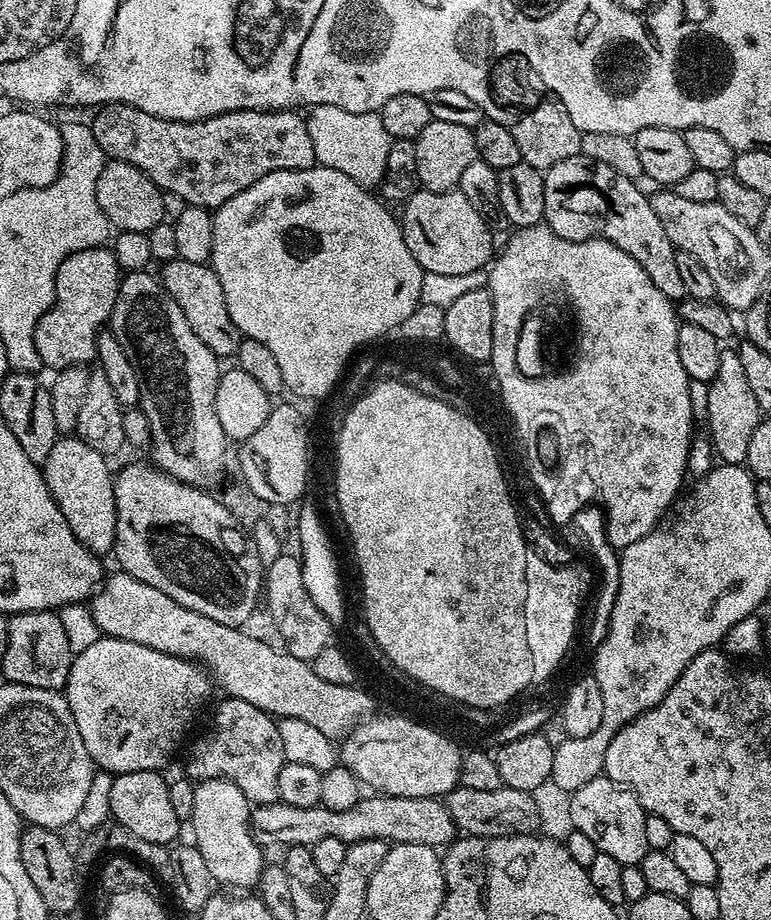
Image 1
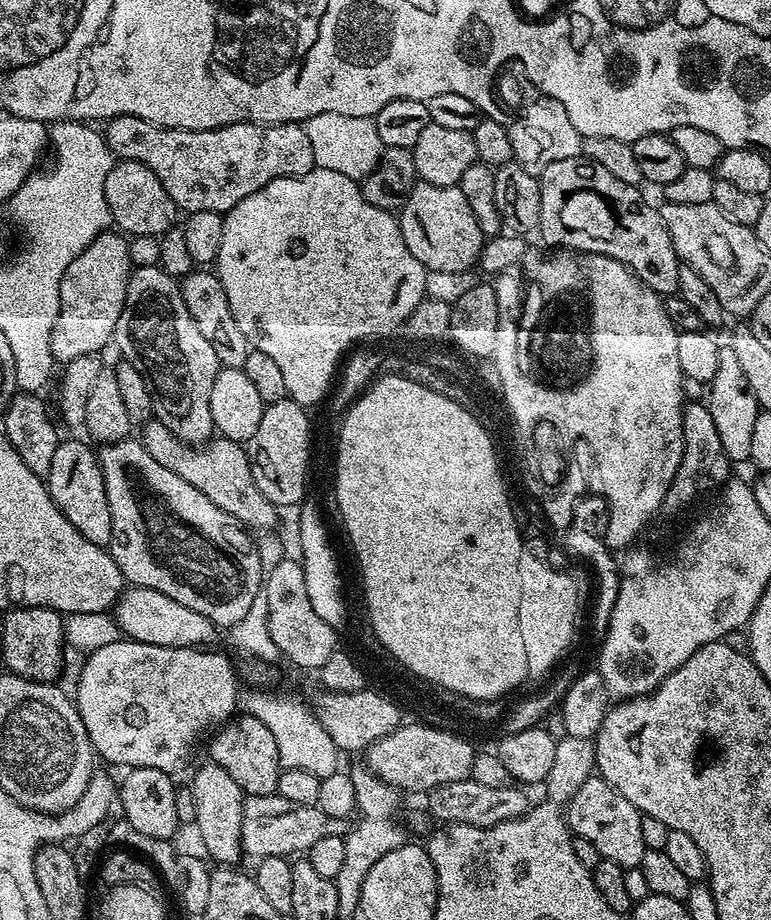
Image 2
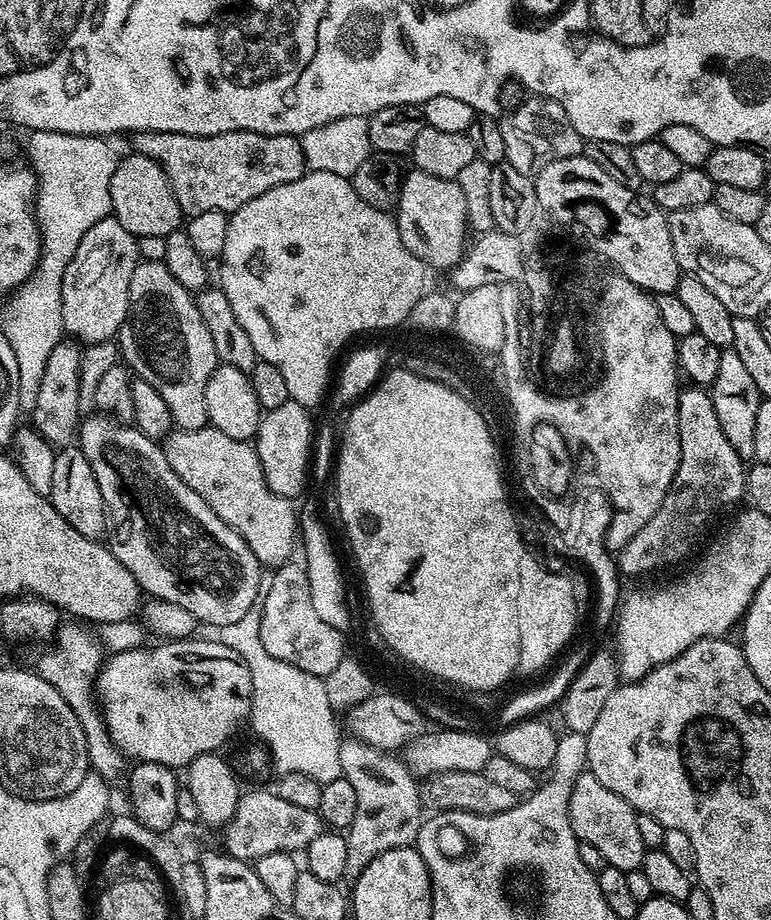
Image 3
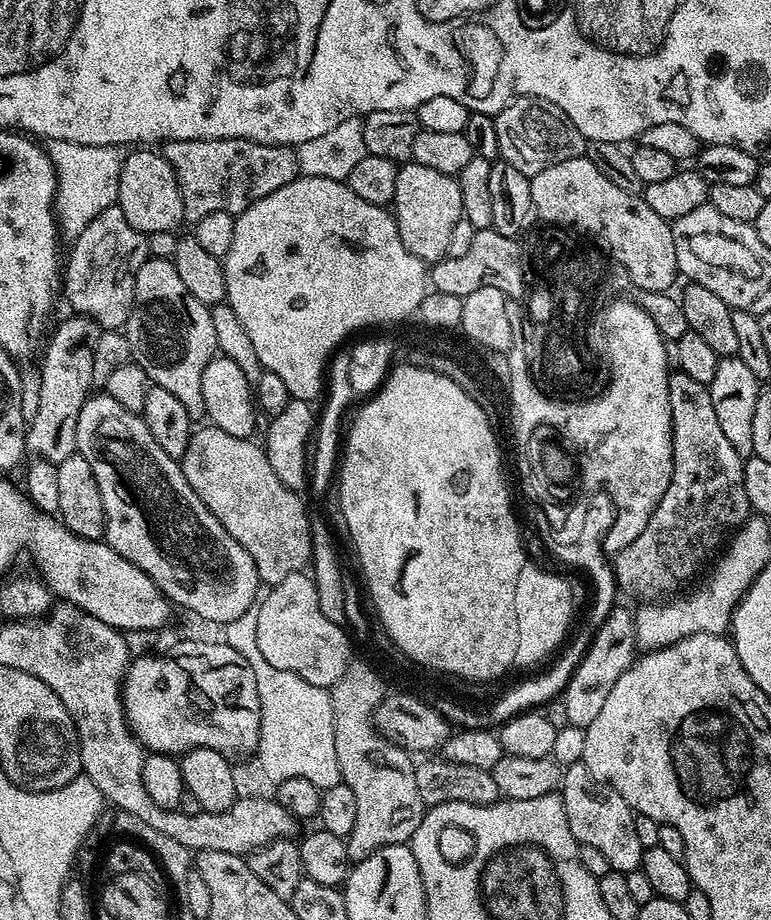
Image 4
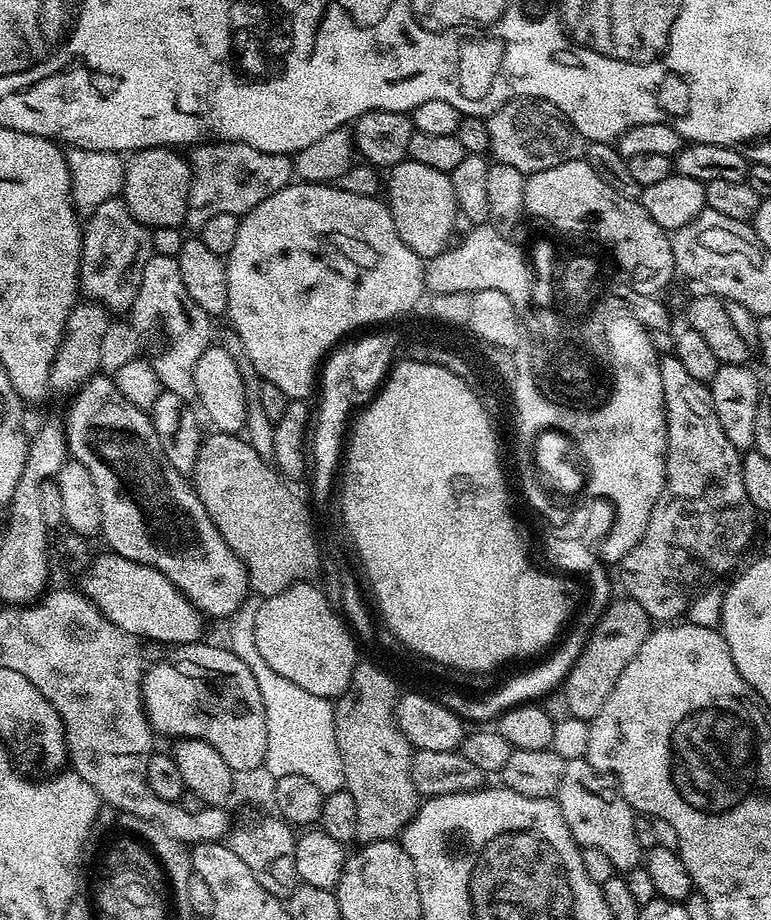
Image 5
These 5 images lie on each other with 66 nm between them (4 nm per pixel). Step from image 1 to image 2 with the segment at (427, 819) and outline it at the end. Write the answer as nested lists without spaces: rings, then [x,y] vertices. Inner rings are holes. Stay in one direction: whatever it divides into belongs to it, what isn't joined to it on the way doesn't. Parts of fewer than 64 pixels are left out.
[[[275,794],[270,796],[248,796],[242,810],[242,838],[240,847],[252,858],[266,856],[299,857],[307,854],[314,842],[327,836],[344,836],[346,824],[343,819],[324,814],[314,804],[290,802]]]

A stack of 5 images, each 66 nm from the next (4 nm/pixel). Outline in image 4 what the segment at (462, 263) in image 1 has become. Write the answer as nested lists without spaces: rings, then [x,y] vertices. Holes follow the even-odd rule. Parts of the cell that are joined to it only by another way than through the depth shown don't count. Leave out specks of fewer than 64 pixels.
[[[404,162],[396,169],[397,181],[394,185],[394,196],[391,207],[394,209],[394,219],[398,226],[398,234],[410,250],[419,260],[435,262],[443,260],[449,255],[452,244],[452,235],[456,227],[462,224],[464,211],[462,210],[462,190],[458,186],[455,176],[447,176],[438,170],[430,170],[430,166],[422,166],[415,162]]]

